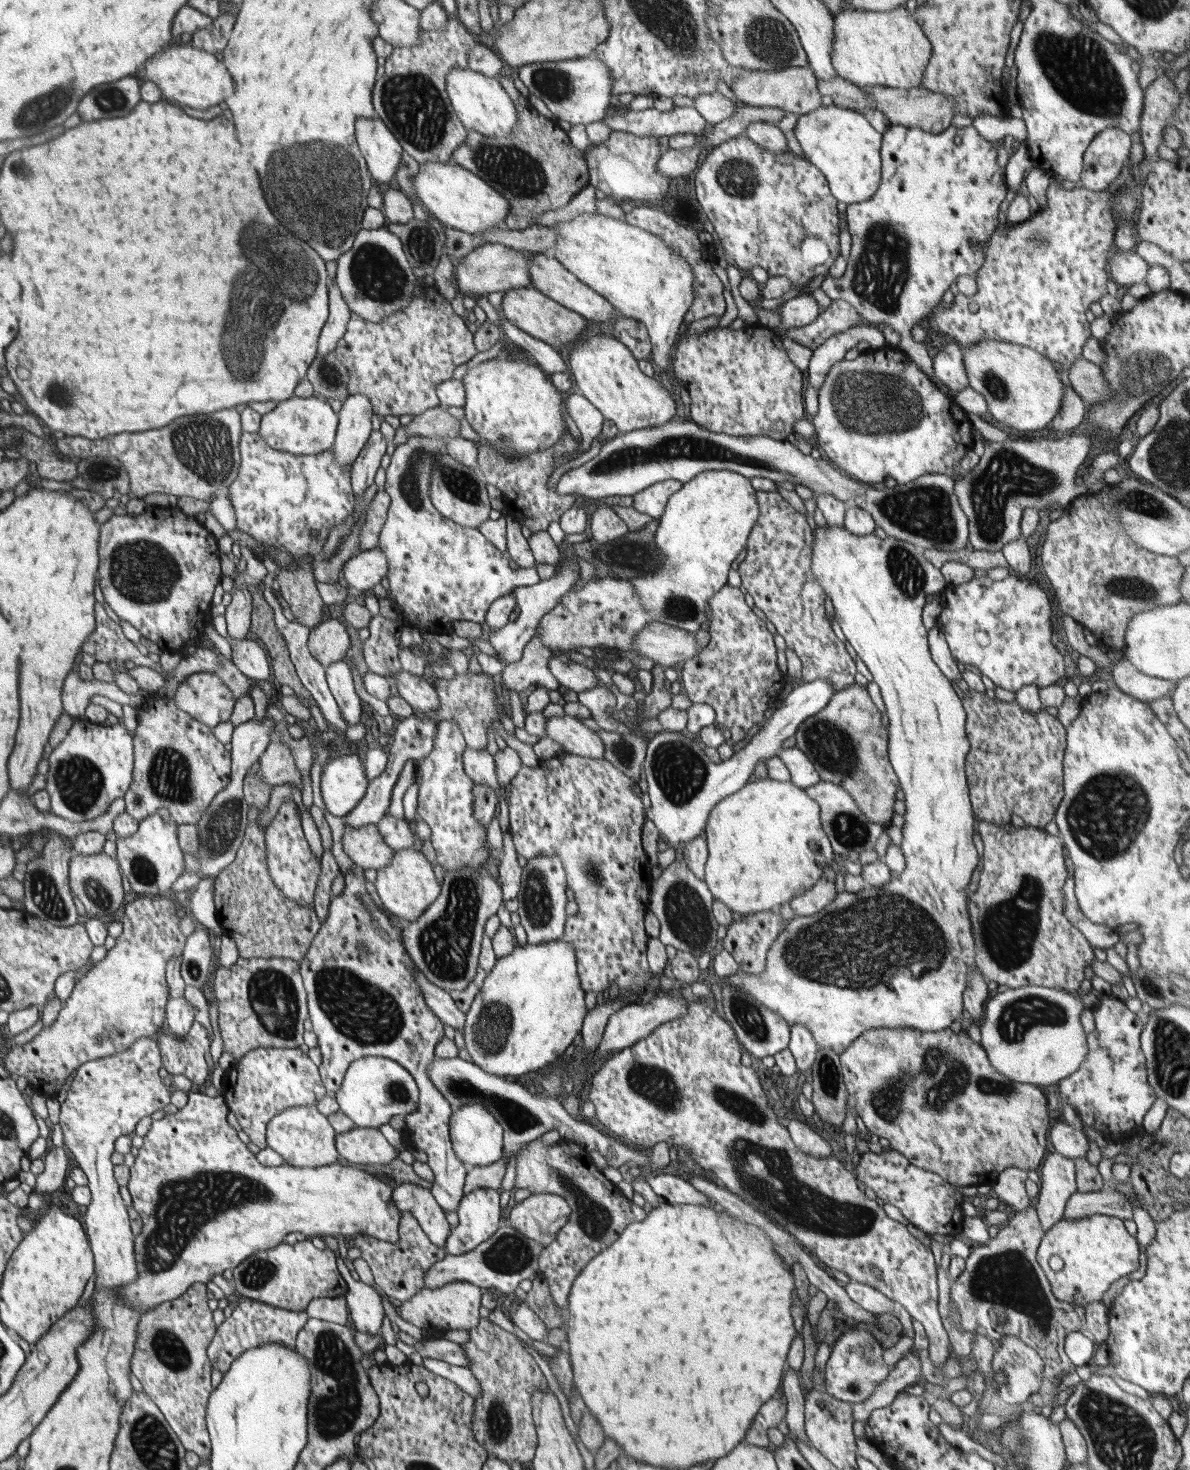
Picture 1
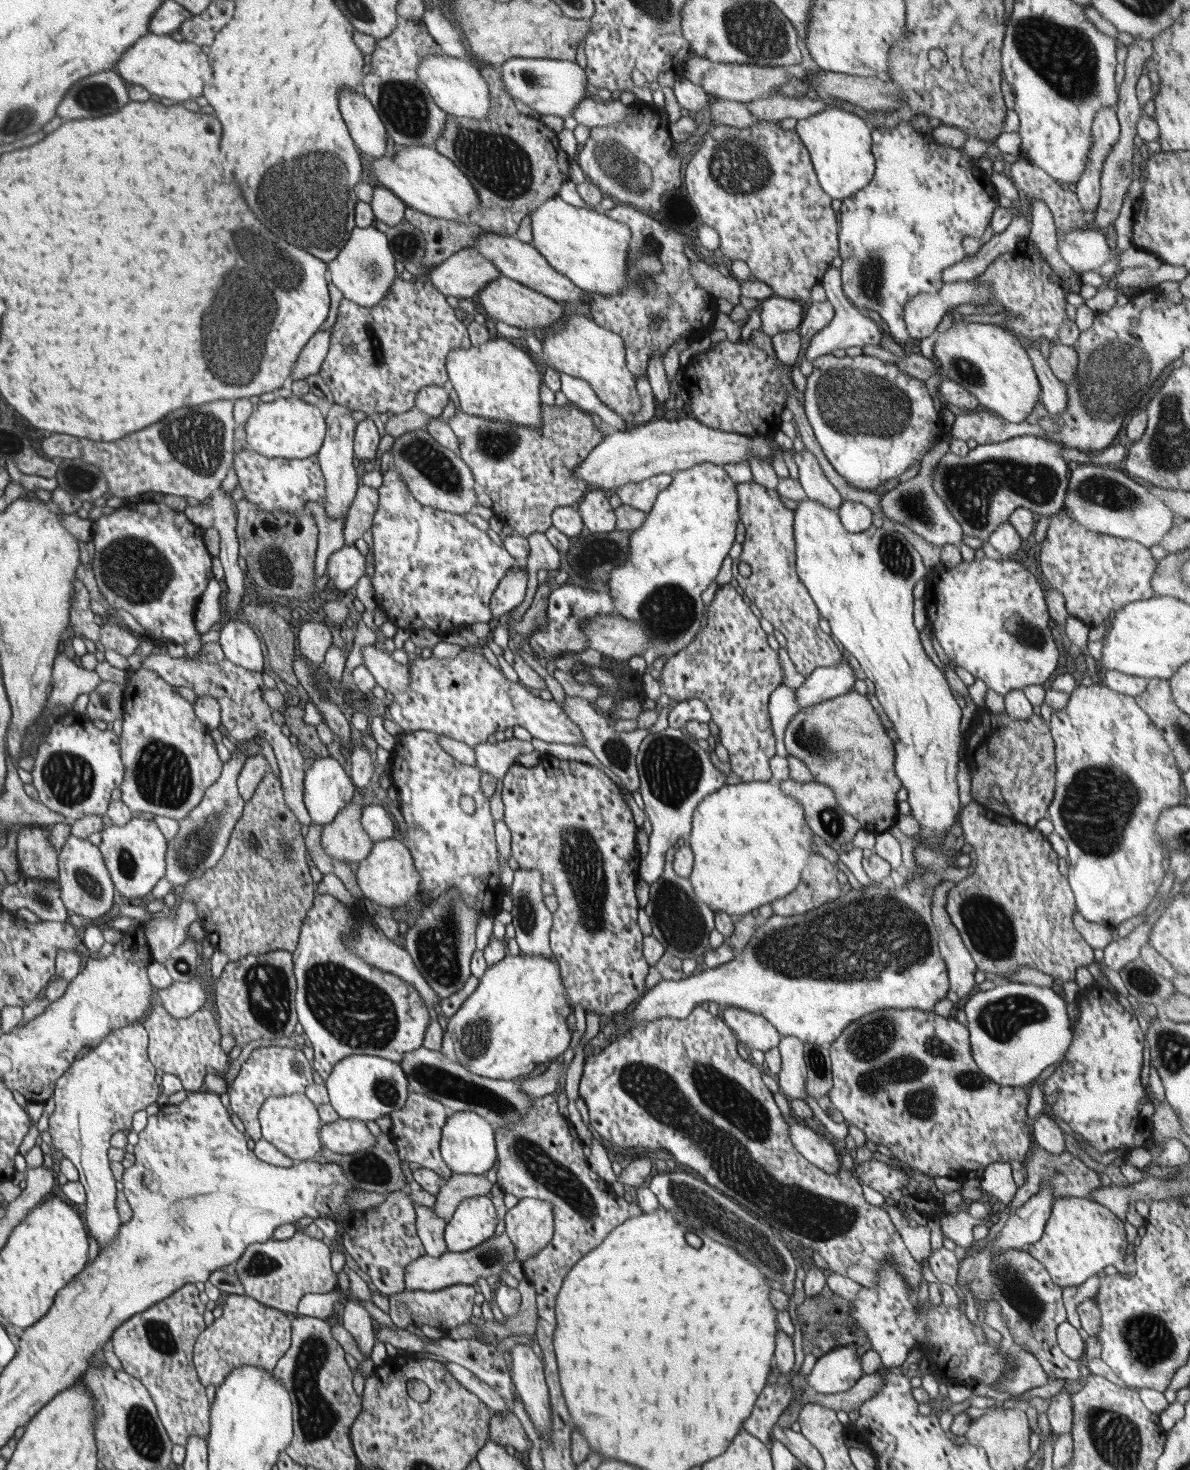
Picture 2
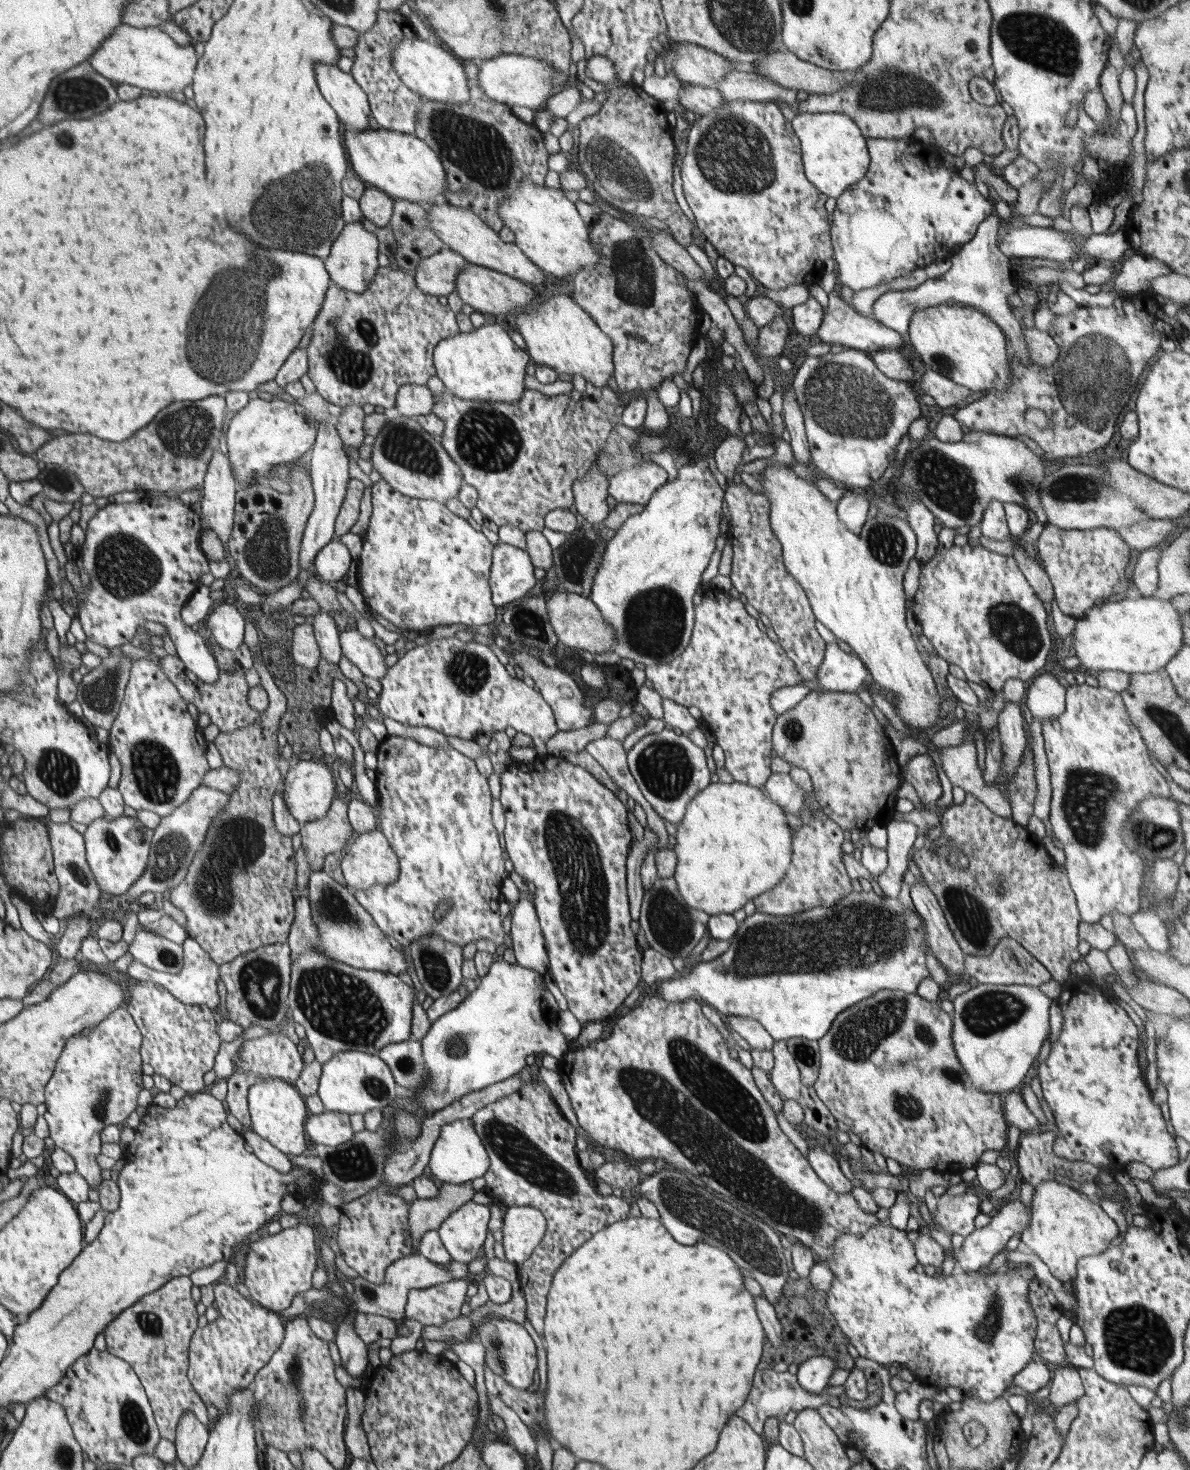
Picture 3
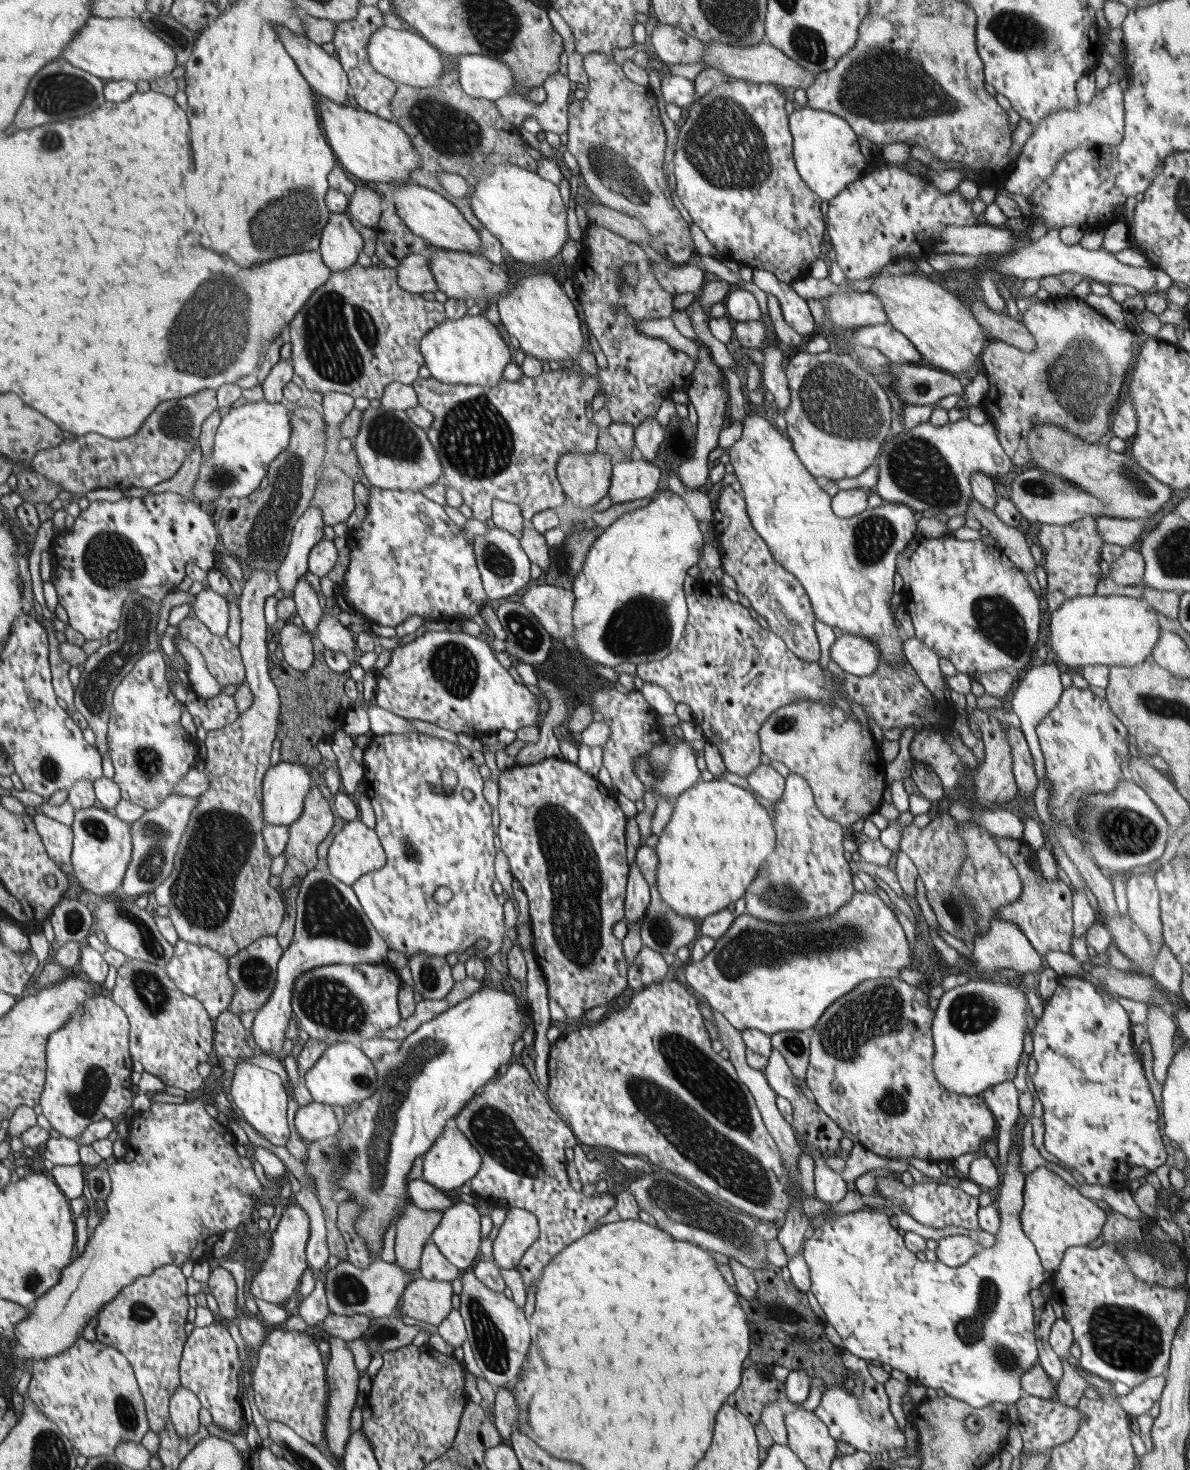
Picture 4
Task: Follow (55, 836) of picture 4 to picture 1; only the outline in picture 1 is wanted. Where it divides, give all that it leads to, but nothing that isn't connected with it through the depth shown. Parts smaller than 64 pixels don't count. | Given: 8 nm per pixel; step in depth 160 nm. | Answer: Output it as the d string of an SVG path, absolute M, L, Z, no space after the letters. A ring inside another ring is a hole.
M106 853L92 854L84 856L83 854L74 854L69 862L69 888L74 892L74 896L80 900L85 908L87 917L98 917L107 920L124 902L124 886L118 884L116 878L120 876L116 859L112 859Z

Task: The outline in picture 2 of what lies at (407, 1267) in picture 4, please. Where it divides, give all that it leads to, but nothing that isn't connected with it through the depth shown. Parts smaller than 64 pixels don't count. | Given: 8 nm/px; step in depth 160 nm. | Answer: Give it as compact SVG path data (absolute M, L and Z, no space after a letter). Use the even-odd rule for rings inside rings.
M454 1173L446 1181L446 1184L439 1188L433 1211L448 1222L464 1199L488 1195L490 1194L490 1190L492 1190L492 1185L486 1174L463 1175Z

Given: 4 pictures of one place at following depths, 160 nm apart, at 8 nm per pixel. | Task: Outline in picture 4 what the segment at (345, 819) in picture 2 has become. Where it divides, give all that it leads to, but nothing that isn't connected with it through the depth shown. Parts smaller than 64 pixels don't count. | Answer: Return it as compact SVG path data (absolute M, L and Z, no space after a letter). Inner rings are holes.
M314 786L311 789L311 792L307 795L307 801L304 804L303 815L300 816L299 820L296 820L296 823L292 823L289 825L288 830L288 843L284 848L283 854L286 858L286 868L280 875L282 886L279 888L279 893L284 898L285 904L285 892L290 888L296 885L300 886L300 878L306 876L312 869L318 866L318 845L324 842L324 839L328 837L328 834L332 832L332 828L334 828L334 814L330 809L330 804L326 798L322 795L322 792Z

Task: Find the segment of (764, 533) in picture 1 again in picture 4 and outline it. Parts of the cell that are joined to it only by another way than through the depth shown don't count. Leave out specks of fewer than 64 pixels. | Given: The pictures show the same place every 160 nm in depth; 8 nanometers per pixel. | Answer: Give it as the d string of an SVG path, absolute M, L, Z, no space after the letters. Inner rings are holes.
M730 485L724 487L713 512L714 534L719 540L714 560L730 575L737 589L748 598L754 610L767 620L769 629L776 633L788 648L806 662L819 662L820 645L815 631L815 614L809 596L800 581L787 572L772 556L765 540L756 532L749 518L744 495Z

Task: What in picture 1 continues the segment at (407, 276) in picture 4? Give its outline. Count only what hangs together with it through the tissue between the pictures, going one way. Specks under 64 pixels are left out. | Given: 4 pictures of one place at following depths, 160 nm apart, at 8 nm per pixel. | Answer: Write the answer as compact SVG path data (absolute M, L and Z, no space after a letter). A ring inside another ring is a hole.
M498 243L482 244L464 256L464 260L455 267L458 292L480 295L532 287L533 280L529 277L529 260L531 260L531 254L528 251L514 250Z

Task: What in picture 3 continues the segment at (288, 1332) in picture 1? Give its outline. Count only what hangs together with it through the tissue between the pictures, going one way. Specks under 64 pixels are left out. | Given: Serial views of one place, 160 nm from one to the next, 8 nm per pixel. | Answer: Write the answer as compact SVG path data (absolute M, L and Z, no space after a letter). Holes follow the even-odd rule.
M222 1281L213 1284L213 1292L214 1306L218 1309L219 1316L214 1322L194 1331L189 1344L187 1377L204 1404L214 1404L223 1413L229 1407L227 1400L230 1394L234 1396L234 1390L244 1391L251 1387L259 1370L279 1350L285 1330L278 1313L241 1296L235 1288L230 1288Z

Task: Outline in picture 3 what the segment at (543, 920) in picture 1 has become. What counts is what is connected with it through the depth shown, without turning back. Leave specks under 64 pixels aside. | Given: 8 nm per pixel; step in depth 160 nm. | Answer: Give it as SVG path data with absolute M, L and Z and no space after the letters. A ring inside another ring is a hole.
M521 894L515 904L512 910L511 938L517 963L545 974L549 970L549 956L534 903L530 897Z

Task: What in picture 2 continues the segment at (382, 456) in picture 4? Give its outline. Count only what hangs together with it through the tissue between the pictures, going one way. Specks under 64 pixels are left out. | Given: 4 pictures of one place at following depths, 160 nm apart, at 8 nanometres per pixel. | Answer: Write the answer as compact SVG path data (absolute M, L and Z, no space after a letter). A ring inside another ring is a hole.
M424 429L406 432L394 439L394 445L390 450L393 454L390 467L400 472L420 504L463 516L474 510L476 482L472 478L471 468L468 468L468 464L459 454L436 442Z

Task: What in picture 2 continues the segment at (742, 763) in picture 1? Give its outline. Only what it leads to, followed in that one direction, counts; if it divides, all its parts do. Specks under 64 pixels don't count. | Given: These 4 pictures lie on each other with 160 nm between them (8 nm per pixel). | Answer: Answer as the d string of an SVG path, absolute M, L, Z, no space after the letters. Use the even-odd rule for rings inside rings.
M843 659L839 664L815 668L800 687L794 689L800 709L846 694L854 688L856 671ZM672 727L650 733L641 741L636 764L639 791L646 805L644 811L653 828L648 839L648 854L640 861L639 874L652 883L662 876L665 854L690 837L692 815L700 801L712 792L720 791L726 785L727 775L712 765L709 754L698 745L697 739Z

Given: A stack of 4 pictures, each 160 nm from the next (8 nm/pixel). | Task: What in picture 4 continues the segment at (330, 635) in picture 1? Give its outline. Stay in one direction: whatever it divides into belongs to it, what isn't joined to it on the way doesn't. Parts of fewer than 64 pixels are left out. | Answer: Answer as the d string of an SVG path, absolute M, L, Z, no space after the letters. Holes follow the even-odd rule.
M293 624L285 625L278 639L278 655L292 668L307 671L315 660L315 650L312 650L313 640L306 634L306 630Z

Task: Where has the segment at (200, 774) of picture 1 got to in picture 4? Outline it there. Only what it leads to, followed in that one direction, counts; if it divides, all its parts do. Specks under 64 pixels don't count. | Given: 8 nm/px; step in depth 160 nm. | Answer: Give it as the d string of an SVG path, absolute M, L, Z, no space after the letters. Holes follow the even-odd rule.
M153 650L134 663L134 668L123 679L113 694L112 708L108 721L107 743L114 768L113 782L120 788L121 799L140 806L145 811L156 809L171 796L172 789L187 776L196 764L197 742L190 742L190 734L182 728L180 716L184 712L181 702L174 698L166 680L167 657Z

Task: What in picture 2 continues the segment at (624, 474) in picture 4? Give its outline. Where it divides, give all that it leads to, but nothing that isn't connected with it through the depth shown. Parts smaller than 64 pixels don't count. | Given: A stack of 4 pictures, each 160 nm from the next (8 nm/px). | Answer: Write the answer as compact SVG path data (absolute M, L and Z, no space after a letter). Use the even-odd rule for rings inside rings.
M659 474L650 476L640 482L631 482L617 488L616 494L620 496L624 505L633 506L642 512L652 510L659 492L662 492L673 481L673 475Z

